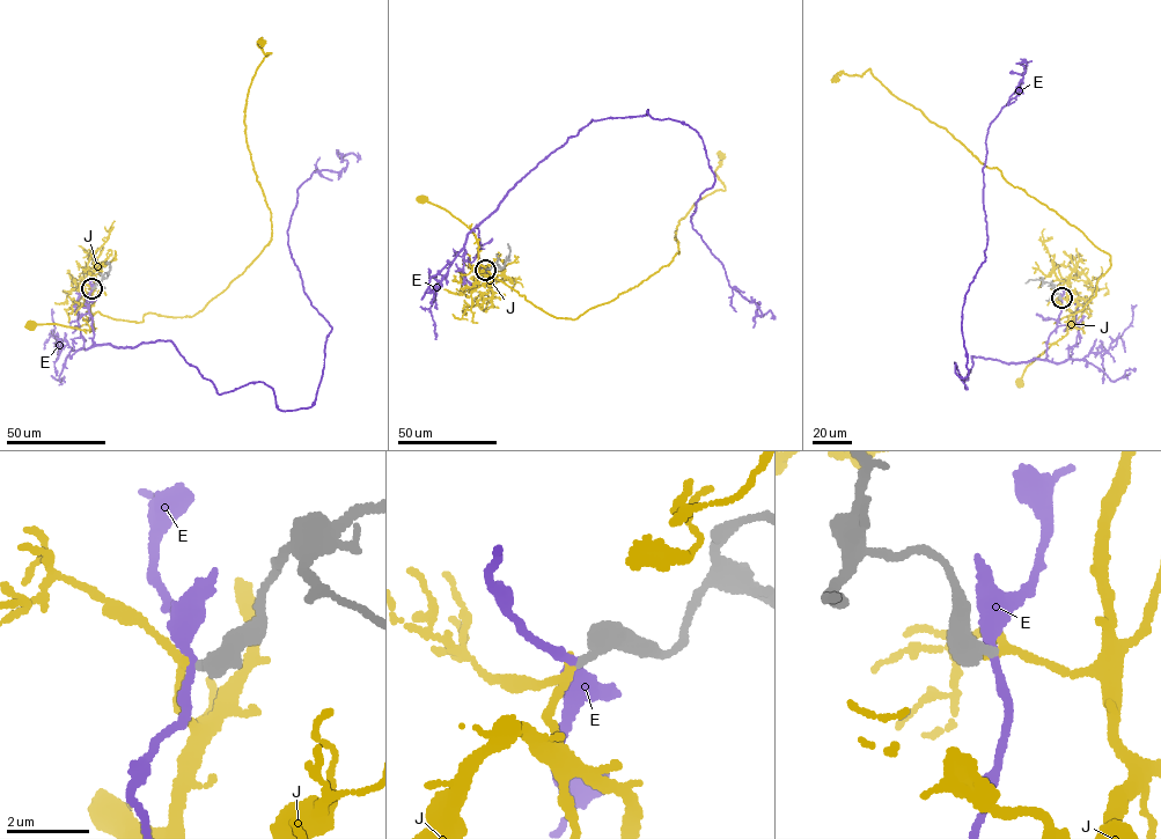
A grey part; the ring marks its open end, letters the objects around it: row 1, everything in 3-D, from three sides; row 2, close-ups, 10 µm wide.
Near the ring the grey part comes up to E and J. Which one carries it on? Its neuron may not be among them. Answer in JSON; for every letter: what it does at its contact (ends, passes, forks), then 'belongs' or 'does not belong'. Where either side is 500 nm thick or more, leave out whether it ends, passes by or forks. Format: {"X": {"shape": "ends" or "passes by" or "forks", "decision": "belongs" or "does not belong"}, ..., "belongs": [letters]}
{"E": {"shape": "passes by", "decision": "does not belong"}, "J": {"shape": "passes by", "decision": "belongs"}, "belongs": ["J"]}

